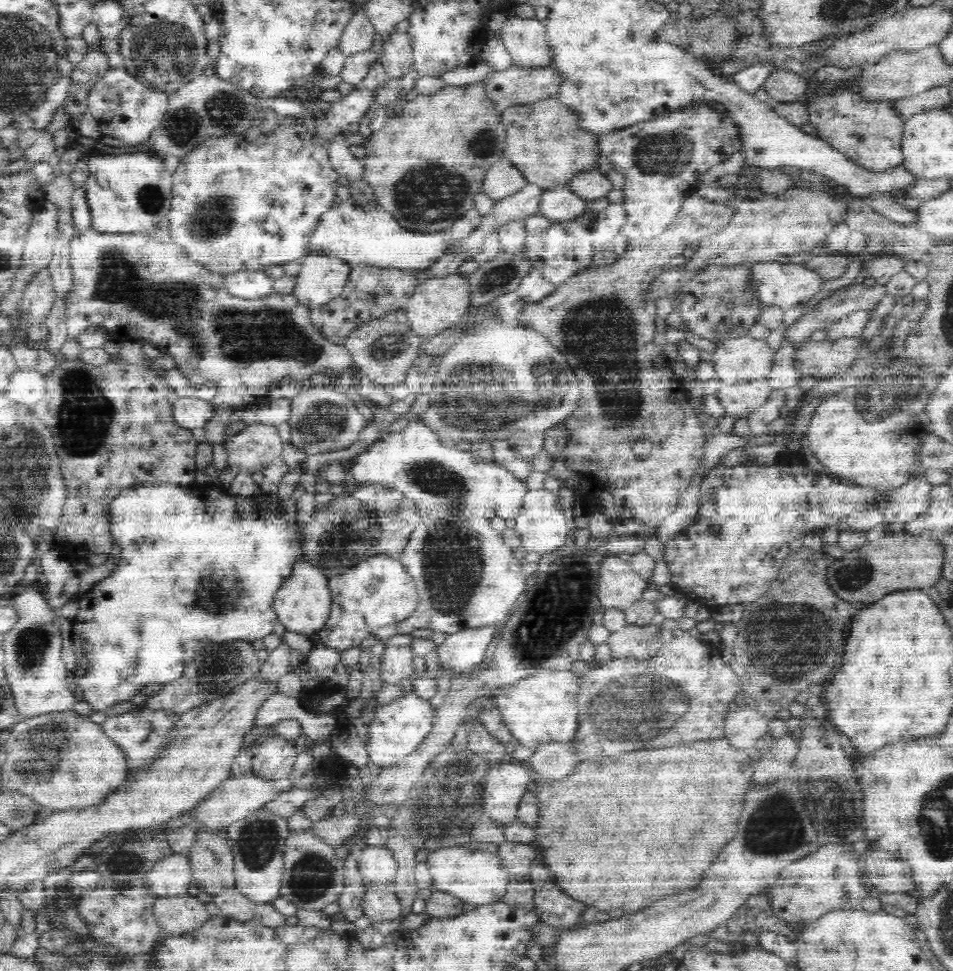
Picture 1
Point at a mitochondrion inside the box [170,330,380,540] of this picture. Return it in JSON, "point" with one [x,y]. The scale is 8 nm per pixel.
{"point":[322,423]}

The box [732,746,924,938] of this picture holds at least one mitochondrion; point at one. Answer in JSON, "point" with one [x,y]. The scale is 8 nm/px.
{"point":[778,824]}

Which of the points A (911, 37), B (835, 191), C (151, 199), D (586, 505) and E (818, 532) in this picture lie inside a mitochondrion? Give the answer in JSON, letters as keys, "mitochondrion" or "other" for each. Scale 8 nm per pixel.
{"A":"other","B":"other","C":"mitochondrion","D":"other","E":"other"}

